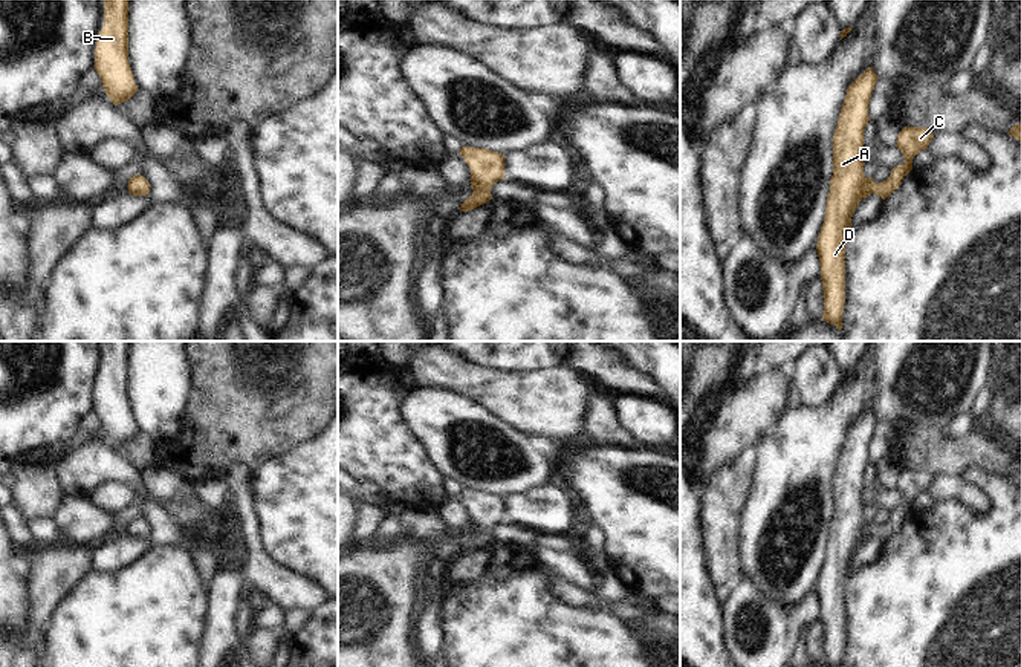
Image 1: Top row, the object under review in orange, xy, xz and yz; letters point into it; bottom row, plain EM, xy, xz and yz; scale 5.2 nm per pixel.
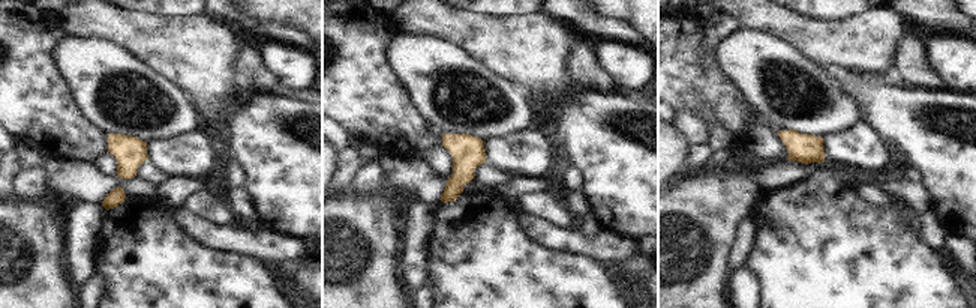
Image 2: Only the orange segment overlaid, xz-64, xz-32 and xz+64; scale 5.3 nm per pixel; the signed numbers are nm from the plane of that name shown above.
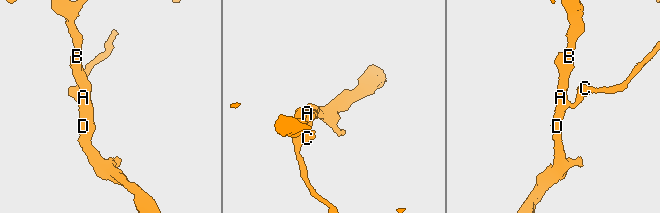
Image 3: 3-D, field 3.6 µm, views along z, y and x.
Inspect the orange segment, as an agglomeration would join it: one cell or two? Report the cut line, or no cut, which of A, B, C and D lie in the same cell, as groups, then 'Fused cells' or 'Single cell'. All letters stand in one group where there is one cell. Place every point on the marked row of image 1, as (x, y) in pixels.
No split. Groups: A B C D. Single cell

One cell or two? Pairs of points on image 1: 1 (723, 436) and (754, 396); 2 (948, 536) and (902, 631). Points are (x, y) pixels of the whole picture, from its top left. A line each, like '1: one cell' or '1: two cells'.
1: one cell
2: one cell

